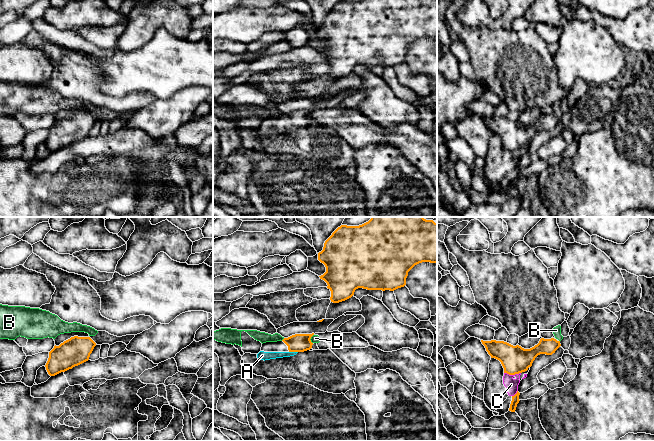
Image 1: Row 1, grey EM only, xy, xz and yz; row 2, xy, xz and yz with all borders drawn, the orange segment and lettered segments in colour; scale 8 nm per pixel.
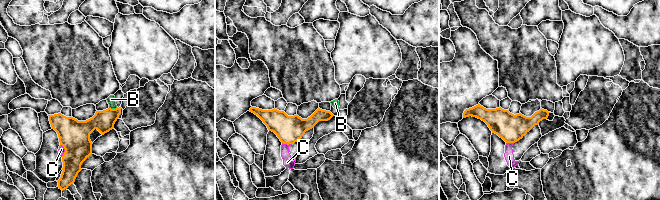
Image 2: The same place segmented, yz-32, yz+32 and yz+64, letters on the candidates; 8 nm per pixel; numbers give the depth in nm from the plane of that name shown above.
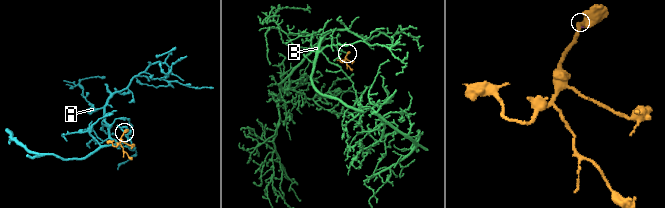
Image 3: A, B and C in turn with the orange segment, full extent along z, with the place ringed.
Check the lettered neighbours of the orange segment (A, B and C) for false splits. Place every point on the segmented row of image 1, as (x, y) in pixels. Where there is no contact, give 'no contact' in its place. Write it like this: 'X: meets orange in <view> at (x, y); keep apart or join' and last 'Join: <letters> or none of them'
A: meets orange in xz at (293, 351); join
B: meets orange in xz at (310, 338); keep apart
C: meets orange in yz at (512, 374); keep apart
Join: A

